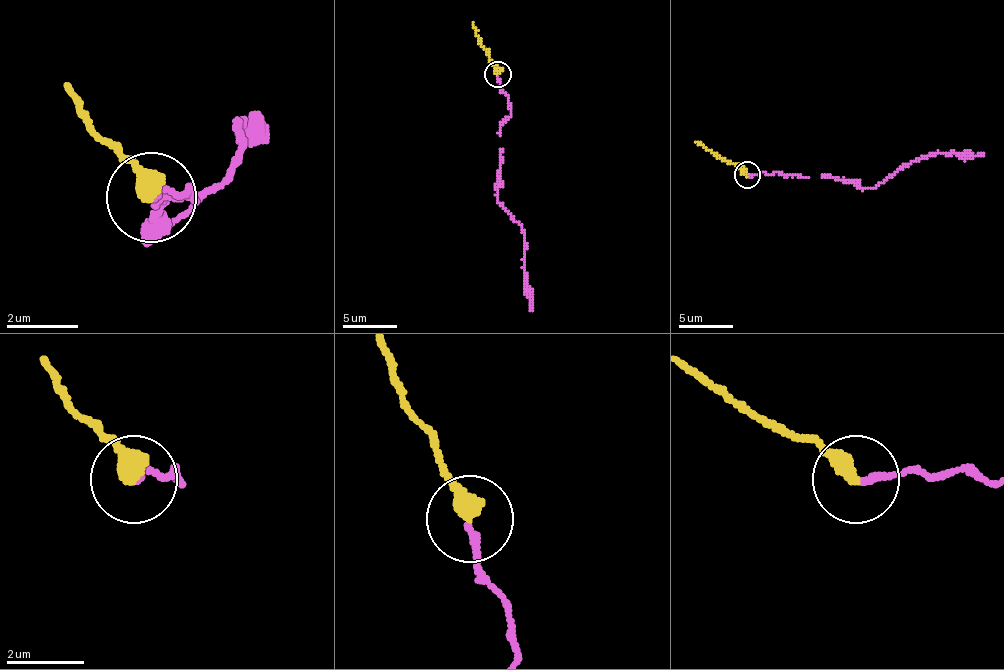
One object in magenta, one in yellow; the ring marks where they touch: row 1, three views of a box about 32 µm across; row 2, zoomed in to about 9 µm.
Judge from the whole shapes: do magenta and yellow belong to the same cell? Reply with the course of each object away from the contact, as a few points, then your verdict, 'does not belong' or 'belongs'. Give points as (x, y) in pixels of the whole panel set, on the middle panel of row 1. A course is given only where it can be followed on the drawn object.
magenta runs (497, 76), (511, 116), (500, 127), (497, 203), (524, 235), (524, 264), (532, 310); yellow runs (497, 73), (473, 22); belongs

